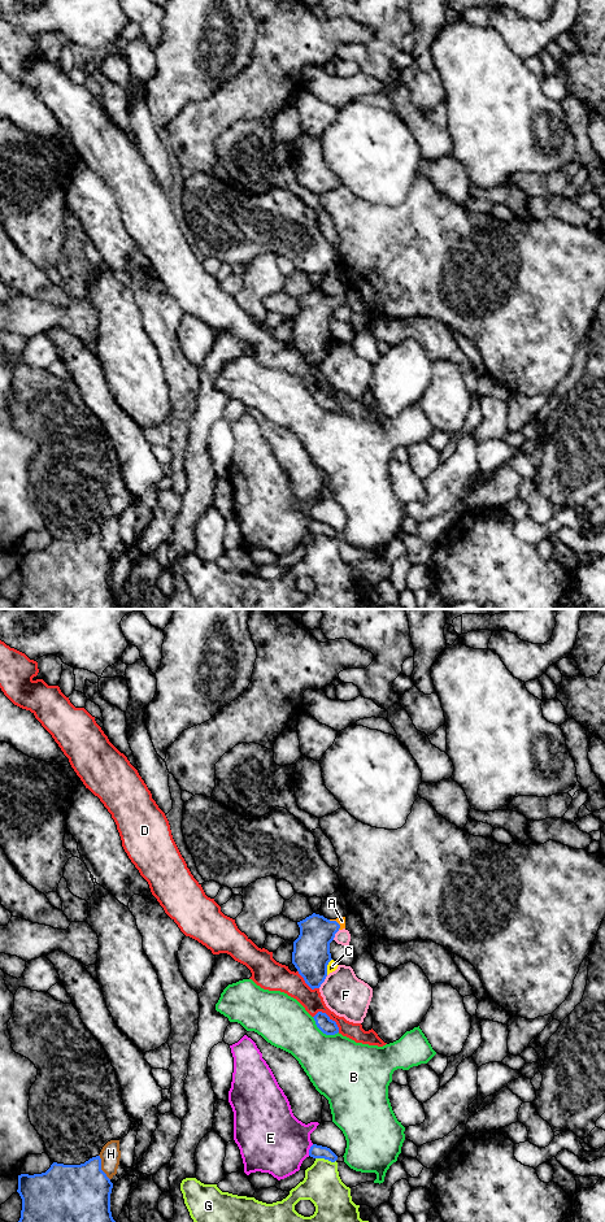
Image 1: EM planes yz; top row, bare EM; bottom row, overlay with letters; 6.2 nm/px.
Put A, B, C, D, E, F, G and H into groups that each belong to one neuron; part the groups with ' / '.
A / B / C / D / E / F / G / H

